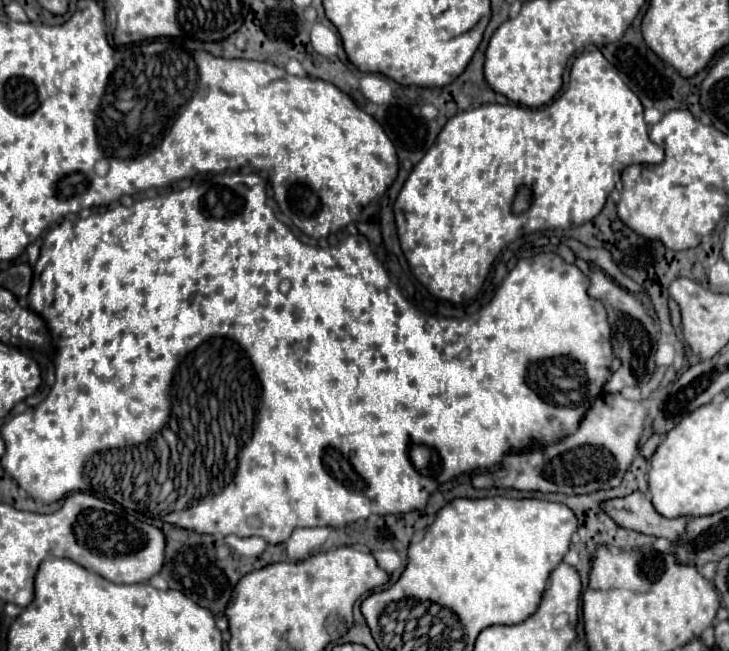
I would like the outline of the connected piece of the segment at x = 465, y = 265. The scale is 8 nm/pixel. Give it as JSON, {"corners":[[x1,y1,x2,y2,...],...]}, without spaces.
{"corners":[[588,51,574,59,566,91,544,107,490,103,448,119,394,203,400,245,414,277,434,297,464,303,476,297,494,259,514,239,548,227,568,229,594,219,622,169,634,163,662,163,664,159,662,147,648,137,642,111,640,99,620,79,616,67,600,51]]}

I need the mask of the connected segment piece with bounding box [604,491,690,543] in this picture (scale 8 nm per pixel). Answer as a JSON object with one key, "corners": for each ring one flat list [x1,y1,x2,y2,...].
{"corners":[[636,491,624,499,610,499,604,503,606,513,626,529,634,529,646,535,654,537,666,537,672,543,678,543,688,525,688,517,676,517,676,519,666,519,662,517,650,503,650,499]]}

